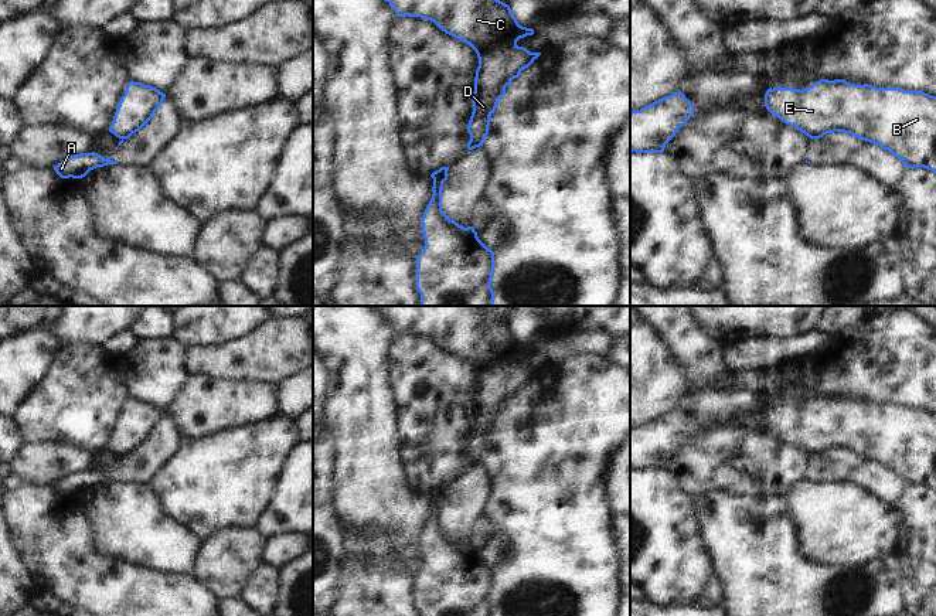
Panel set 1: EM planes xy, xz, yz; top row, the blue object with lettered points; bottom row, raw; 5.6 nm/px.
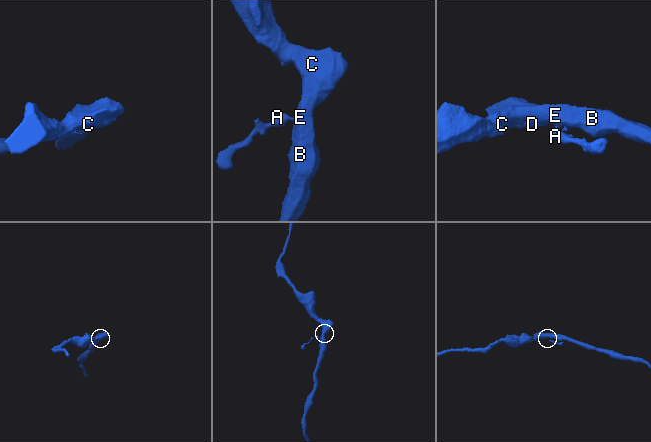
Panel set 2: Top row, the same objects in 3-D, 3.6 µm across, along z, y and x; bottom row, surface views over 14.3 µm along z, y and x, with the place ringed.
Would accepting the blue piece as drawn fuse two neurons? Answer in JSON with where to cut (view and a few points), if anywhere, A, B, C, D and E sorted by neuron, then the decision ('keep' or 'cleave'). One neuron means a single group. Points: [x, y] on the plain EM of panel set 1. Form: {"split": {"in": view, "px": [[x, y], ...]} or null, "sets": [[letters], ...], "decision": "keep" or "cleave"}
{"split": {"in": "xz", "px": [[446, 487], [438, 502], [441, 527]]}, "sets": [["A"], ["B", "C", "D", "E"]], "decision": "cleave"}

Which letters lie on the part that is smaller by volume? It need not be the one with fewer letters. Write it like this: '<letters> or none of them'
A

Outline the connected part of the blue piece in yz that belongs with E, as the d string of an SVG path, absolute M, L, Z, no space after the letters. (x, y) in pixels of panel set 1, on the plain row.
M820 397L801 408L769 405L765 411L765 423L810 456L834 449L850 450L888 467L908 486L923 484L936 490L936 413L922 408L855 402L845 397Z

